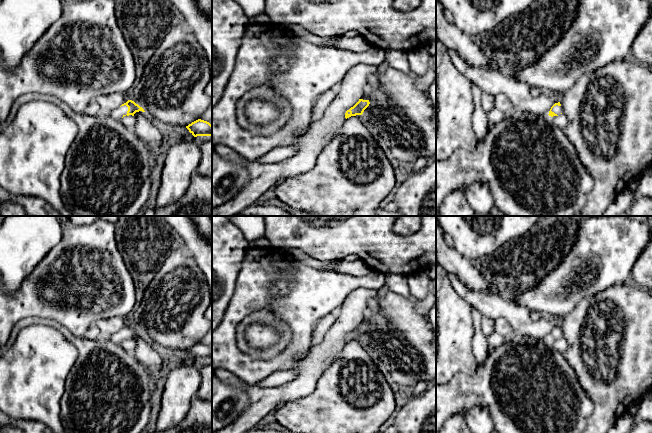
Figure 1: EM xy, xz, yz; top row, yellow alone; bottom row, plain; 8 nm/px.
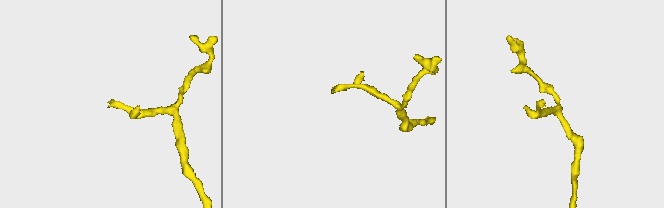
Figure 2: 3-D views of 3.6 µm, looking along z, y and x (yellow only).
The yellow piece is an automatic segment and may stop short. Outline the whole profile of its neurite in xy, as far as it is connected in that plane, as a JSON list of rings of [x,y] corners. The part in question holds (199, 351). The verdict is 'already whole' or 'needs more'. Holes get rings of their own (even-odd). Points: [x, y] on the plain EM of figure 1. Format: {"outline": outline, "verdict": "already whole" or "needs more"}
{"outline": [[[198,343],[188,350],[186,352],[189,354],[189,356],[194,360],[212,360],[212,349],[204,344]]], "verdict": "already whole"}

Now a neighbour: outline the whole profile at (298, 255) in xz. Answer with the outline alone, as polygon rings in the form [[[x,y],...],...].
[[[287,249],[287,254],[289,254],[294,260],[302,262],[305,265],[315,268],[317,270],[334,271],[332,263],[326,263],[324,261],[317,260],[316,258],[313,258],[305,254],[303,251],[299,249]]]

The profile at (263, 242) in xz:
[[[266,237],[258,238],[250,243],[251,248],[268,248],[271,247],[269,240]]]

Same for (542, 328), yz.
[[[446,272],[447,277],[455,289],[467,303],[475,307],[482,315],[497,319],[505,318],[511,325],[514,334],[548,339],[551,331],[561,325],[561,320],[553,317],[543,317],[534,321],[530,311],[500,295],[484,291],[474,291],[466,287],[456,276]]]

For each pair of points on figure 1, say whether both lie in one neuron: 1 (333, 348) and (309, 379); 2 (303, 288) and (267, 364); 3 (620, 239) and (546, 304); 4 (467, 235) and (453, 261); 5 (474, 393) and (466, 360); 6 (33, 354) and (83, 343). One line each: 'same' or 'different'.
1: same
2: same
3: same
4: different
5: different
6: different

